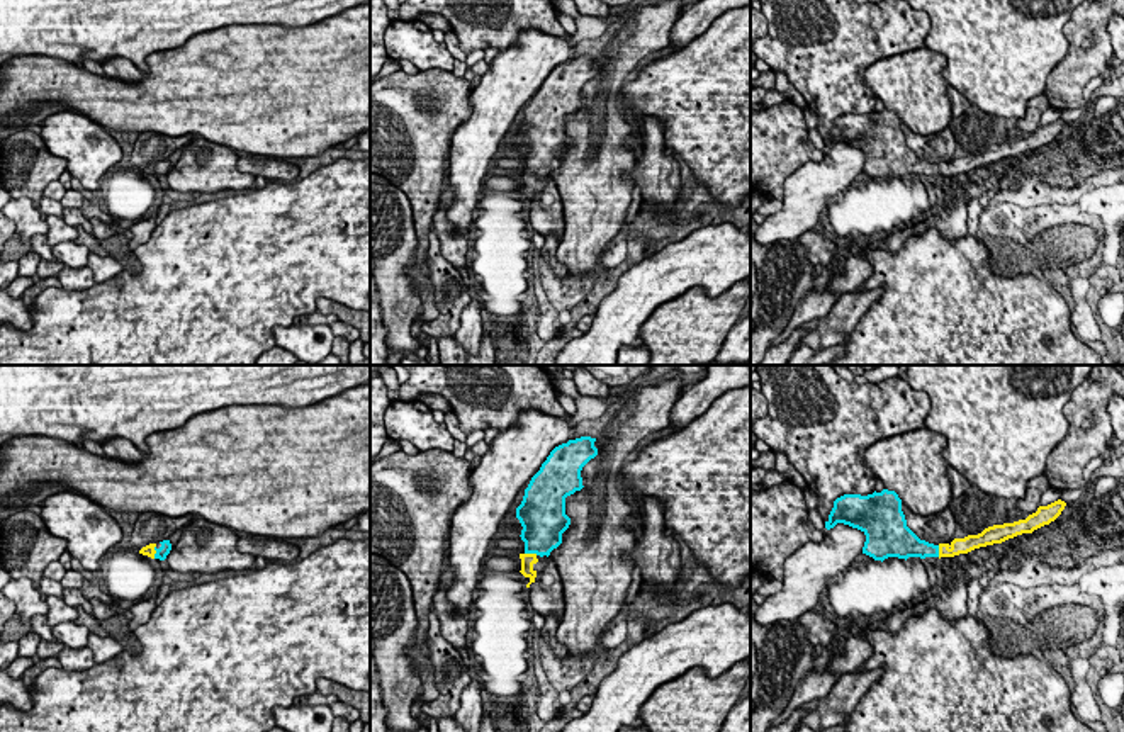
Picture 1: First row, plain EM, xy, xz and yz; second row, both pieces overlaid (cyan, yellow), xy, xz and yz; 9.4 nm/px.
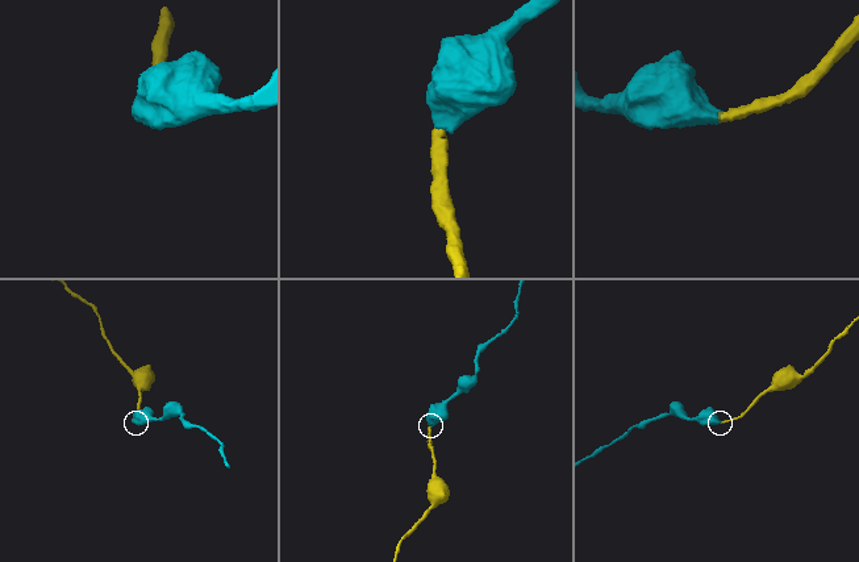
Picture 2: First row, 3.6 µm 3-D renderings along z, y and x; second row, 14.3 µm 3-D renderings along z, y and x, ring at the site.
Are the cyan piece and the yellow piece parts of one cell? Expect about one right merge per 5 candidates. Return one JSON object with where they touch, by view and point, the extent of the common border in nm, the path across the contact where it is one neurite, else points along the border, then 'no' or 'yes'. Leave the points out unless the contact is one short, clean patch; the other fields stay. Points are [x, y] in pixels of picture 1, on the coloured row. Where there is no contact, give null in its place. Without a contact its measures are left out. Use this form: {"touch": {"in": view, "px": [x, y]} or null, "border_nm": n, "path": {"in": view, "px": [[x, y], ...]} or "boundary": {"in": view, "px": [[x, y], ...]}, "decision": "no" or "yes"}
{"touch": {"in": "xz", "px": [532, 552]}, "border_nm": 130, "path": {"in": "xz", "px": [[542, 530], [532, 552], [527, 559]]}, "decision": "yes"}

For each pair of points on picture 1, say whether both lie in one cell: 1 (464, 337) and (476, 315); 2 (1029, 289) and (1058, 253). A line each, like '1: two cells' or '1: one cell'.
1: one cell
2: two cells

